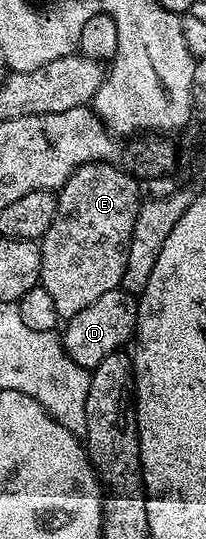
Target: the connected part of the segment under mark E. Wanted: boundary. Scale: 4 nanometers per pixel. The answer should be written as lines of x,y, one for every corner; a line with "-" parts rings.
88,163
75,169
56,192
57,216
51,229
39,240
39,286
47,289
47,294
55,300
55,309
62,320
75,317
75,313
94,304
103,293
121,287
135,217
143,202
138,180
123,168
115,163

